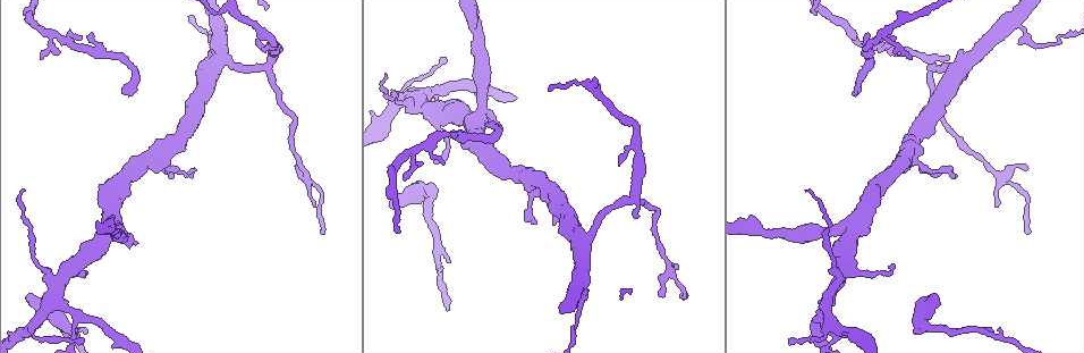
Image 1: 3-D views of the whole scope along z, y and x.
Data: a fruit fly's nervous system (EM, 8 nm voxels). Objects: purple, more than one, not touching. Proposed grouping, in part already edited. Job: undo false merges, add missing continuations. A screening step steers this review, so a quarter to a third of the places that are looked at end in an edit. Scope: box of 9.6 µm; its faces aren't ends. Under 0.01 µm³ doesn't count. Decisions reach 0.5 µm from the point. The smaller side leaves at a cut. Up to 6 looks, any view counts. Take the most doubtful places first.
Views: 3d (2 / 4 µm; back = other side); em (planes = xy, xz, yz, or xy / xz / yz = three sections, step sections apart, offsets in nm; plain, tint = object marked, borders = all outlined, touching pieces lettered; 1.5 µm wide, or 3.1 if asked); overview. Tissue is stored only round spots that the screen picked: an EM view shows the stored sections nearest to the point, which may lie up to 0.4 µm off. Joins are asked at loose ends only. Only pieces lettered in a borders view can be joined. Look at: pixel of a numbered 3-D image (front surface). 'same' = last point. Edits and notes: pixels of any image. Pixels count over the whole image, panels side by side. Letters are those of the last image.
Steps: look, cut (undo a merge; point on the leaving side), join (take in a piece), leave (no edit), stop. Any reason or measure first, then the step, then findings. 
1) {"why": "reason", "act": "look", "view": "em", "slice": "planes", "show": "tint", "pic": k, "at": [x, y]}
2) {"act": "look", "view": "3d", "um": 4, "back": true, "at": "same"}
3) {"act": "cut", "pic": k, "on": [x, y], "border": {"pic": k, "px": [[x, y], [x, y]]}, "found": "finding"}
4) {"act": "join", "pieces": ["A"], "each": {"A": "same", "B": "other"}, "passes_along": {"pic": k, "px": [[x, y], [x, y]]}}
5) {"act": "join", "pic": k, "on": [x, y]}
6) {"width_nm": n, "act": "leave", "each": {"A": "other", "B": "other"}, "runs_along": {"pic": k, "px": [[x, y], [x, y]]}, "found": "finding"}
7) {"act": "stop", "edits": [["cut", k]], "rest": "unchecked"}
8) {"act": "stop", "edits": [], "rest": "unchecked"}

{"why": "branch stops here", "act": "look", "view": "3d", "um": 2, "pic": 1, "at": [868, 32]}

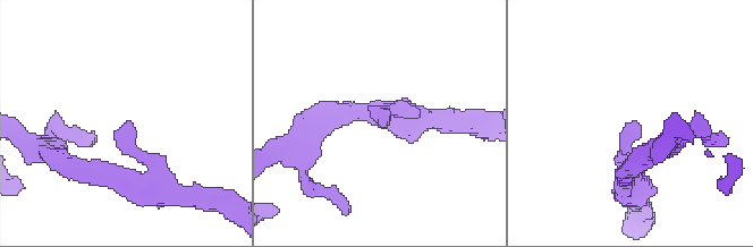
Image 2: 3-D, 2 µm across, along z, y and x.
{"why": "now the EM", "act": "look", "view": "em", "slice": "planes", "show": "borders", "pic": 2, "at": [636, 124]}

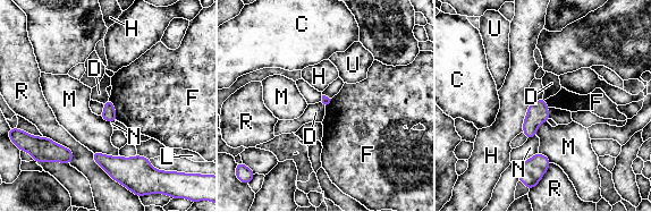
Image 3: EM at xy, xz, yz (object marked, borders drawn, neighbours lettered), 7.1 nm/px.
{"act": "leave", "each": {"C": "other", "D": "other", "F": "other", "H": "other", "L": "other", "M": "other", "N": "other", "R": "other", "U": "other"}, "border": {"pic": 3, "px": [[109, 99], [113, 106], [117, 120]]}, "found": "none of them fits"}

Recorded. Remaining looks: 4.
{"why": "an open end", "act": "look", "view": "3d", "um": 2, "pic": 1, "at": [27, 295]}

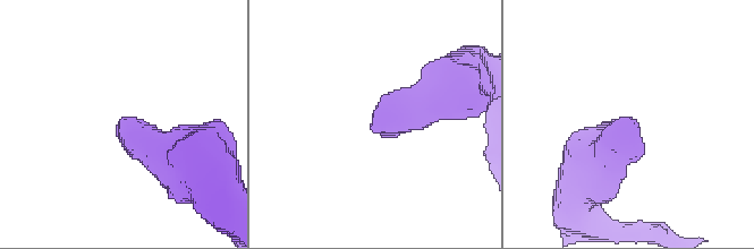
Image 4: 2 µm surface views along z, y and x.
{"why": "now the EM", "act": "look", "view": "em", "slice": "planes", "show": "borders", "pic": 4, "at": [121, 120]}

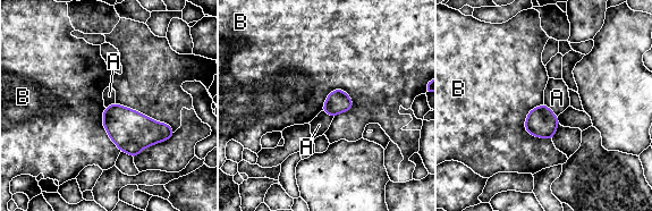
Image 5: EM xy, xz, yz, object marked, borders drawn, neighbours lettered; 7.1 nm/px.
{"width_nm": 160, "act": "leave", "each": {"A": "other", "B": "other"}, "border": {"pic": 5, "px": [[353, 100], [333, 90], [321, 110]]}, "found": "no lettered piece goes on from it"}

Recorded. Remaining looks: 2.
{"act": "look", "view": "3d", "um": 2, "pic": 1, "at": [264, 65]}

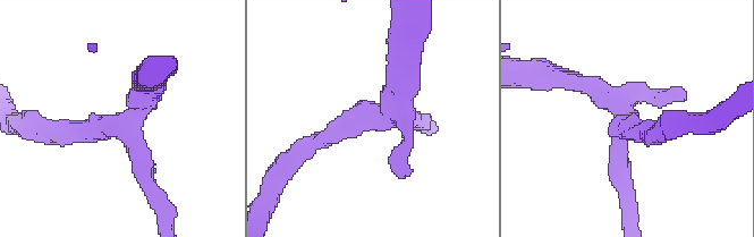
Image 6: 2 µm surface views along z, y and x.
{"act": "look", "view": "em", "slice": "planes", "show": "borders", "pic": 6, "at": [616, 128]}

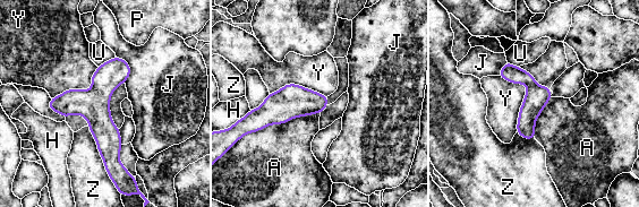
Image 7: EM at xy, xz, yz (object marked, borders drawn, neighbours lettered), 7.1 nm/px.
{"width_nm": 160, "act": "leave", "each": {"A": "other", "H": "other", "J": "other", "P": "other", "U": "other", "Y": "other", "Z": "other"}, "runs_along": {"pic": 7, "px": [[116, 60], [101, 89], [112, 164]]}, "found": "all the same neuron"}

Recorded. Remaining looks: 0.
{"act": "stop", "edits": [], "rest": "unchecked"}

